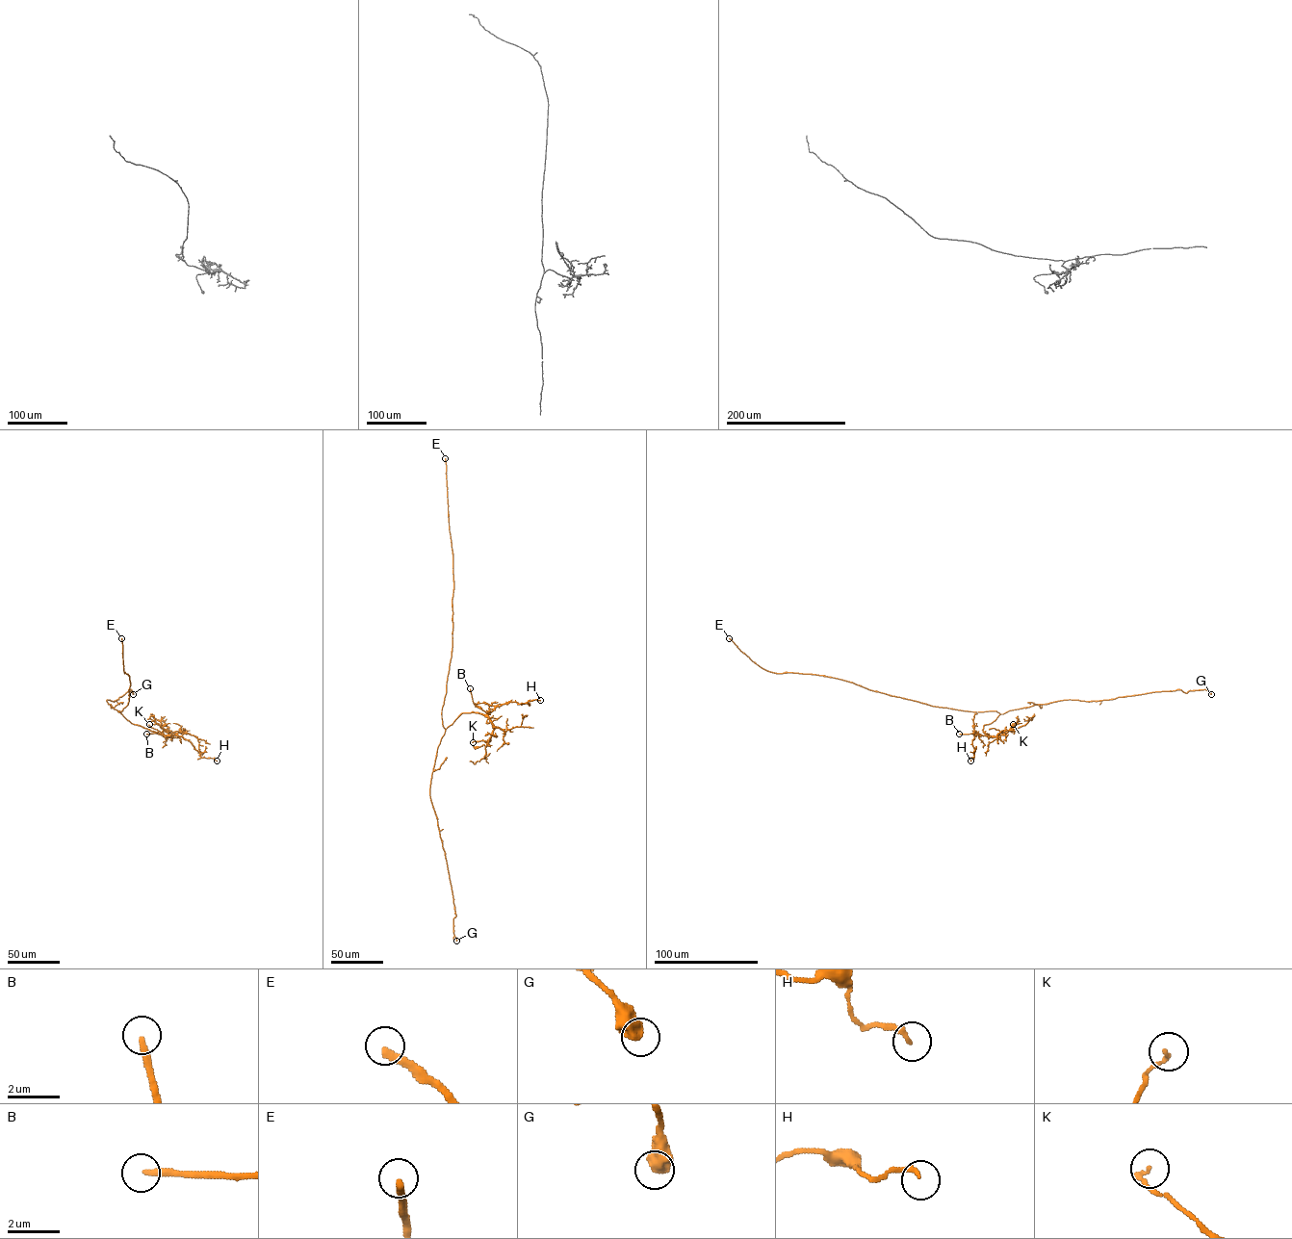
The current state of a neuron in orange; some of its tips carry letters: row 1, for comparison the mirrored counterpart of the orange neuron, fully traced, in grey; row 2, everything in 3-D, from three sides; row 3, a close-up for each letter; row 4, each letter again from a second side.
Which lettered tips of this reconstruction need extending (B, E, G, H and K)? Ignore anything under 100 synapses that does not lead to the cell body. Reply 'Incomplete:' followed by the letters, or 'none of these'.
Incomplete: B, E

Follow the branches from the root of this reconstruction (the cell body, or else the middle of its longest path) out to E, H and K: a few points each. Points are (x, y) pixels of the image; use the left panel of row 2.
E: (120, 711), (128, 702), (130, 685), (129, 676), (124, 672), (121, 638)
H: (120, 711), (132, 723), (164, 735), (182, 736), (201, 758), (217, 761)
K: (120, 711), (132, 723), (170, 735), (149, 724)

